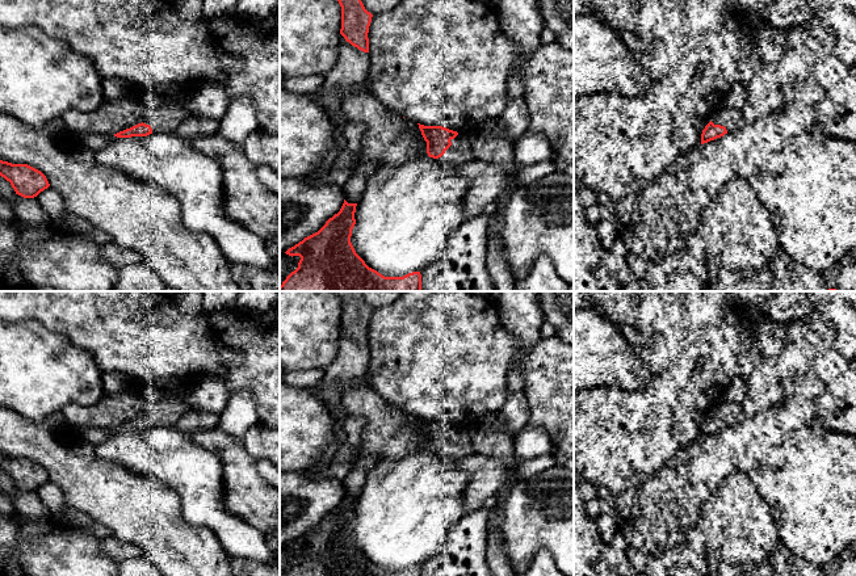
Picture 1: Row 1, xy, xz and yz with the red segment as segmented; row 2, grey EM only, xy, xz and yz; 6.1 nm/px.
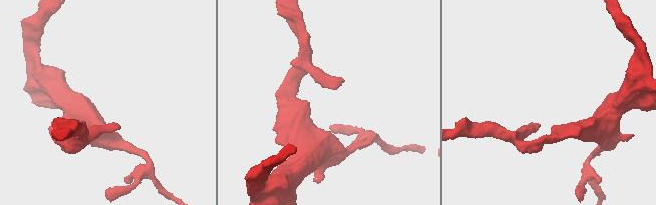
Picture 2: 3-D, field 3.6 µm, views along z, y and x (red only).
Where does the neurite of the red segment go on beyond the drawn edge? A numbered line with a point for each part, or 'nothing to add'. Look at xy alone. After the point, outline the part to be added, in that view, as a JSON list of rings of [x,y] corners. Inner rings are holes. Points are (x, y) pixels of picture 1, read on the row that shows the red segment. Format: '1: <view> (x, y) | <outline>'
1: xy (167, 118) | [[[172,101],[147,110],[143,123],[150,125],[152,133],[175,134],[189,115],[185,102]]]

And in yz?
1: yz (730, 118) | [[[731,108],[719,109],[712,118],[712,122],[714,125],[725,126],[727,133],[735,133],[744,125],[740,112]]]

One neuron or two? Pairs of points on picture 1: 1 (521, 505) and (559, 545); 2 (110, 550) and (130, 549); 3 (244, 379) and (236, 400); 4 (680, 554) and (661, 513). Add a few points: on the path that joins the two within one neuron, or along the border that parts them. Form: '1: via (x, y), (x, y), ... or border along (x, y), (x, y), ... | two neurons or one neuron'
1: via (531, 514), (552, 535) | one neuron
2: via (116, 550), (125, 550) | one neuron
3: border along (230, 392), (247, 390), (251, 394), (257, 416) | two neurons
4: border along (684, 542), (653, 556) | two neurons

